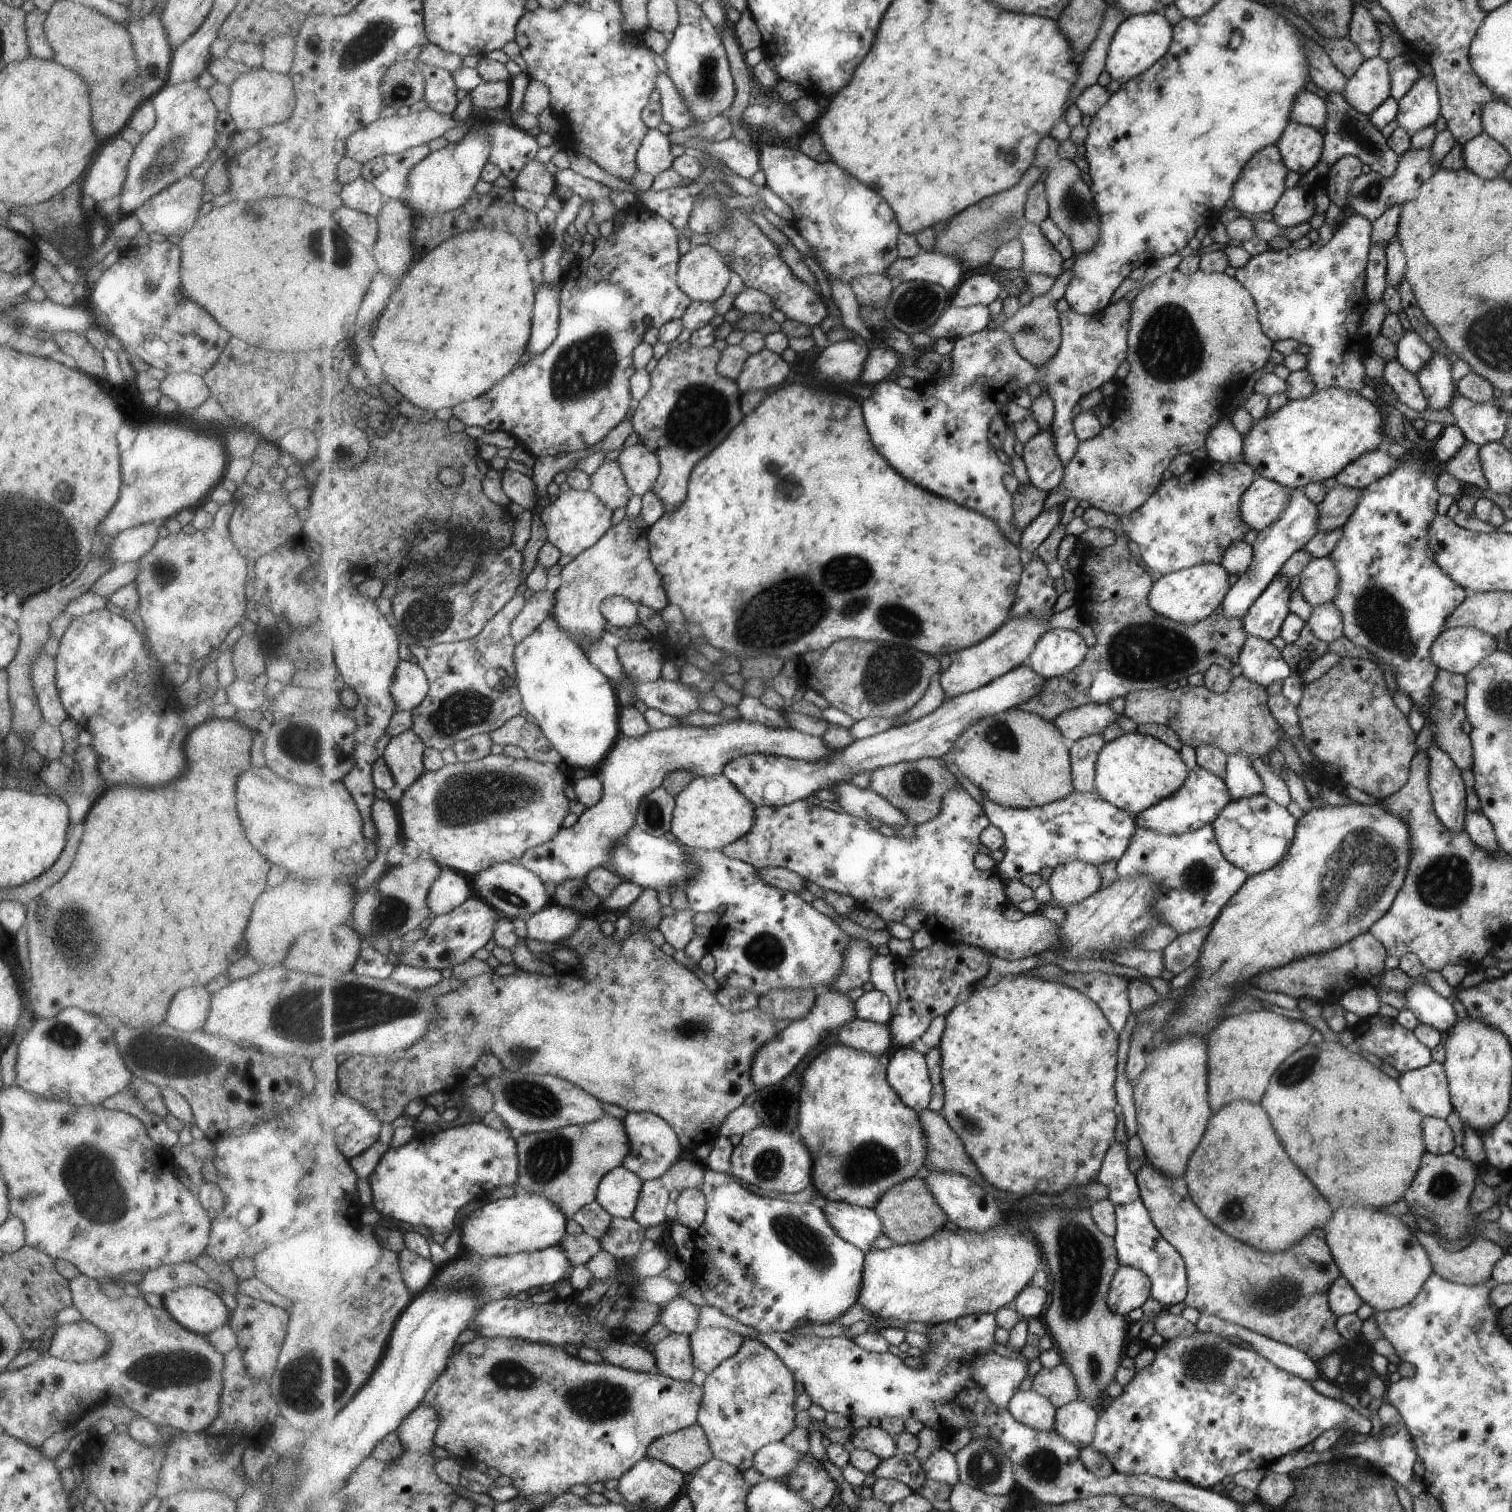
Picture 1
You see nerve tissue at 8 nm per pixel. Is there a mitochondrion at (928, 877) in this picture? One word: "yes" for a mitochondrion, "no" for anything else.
no

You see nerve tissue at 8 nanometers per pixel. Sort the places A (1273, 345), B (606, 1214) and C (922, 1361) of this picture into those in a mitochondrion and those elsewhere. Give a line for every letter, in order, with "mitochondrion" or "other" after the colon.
A: other
B: other
C: other

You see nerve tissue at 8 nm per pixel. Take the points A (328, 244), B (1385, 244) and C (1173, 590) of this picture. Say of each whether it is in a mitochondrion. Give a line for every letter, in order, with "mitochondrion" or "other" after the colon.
A: mitochondrion
B: other
C: other

